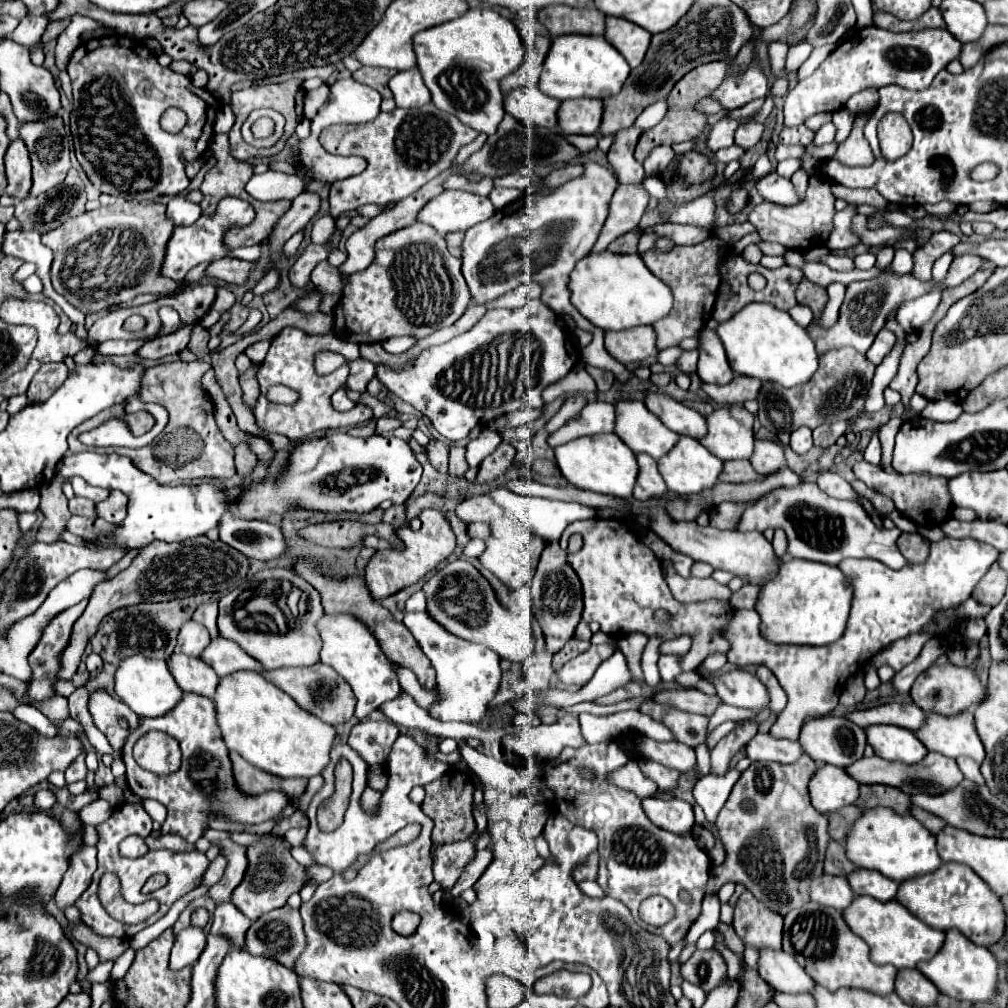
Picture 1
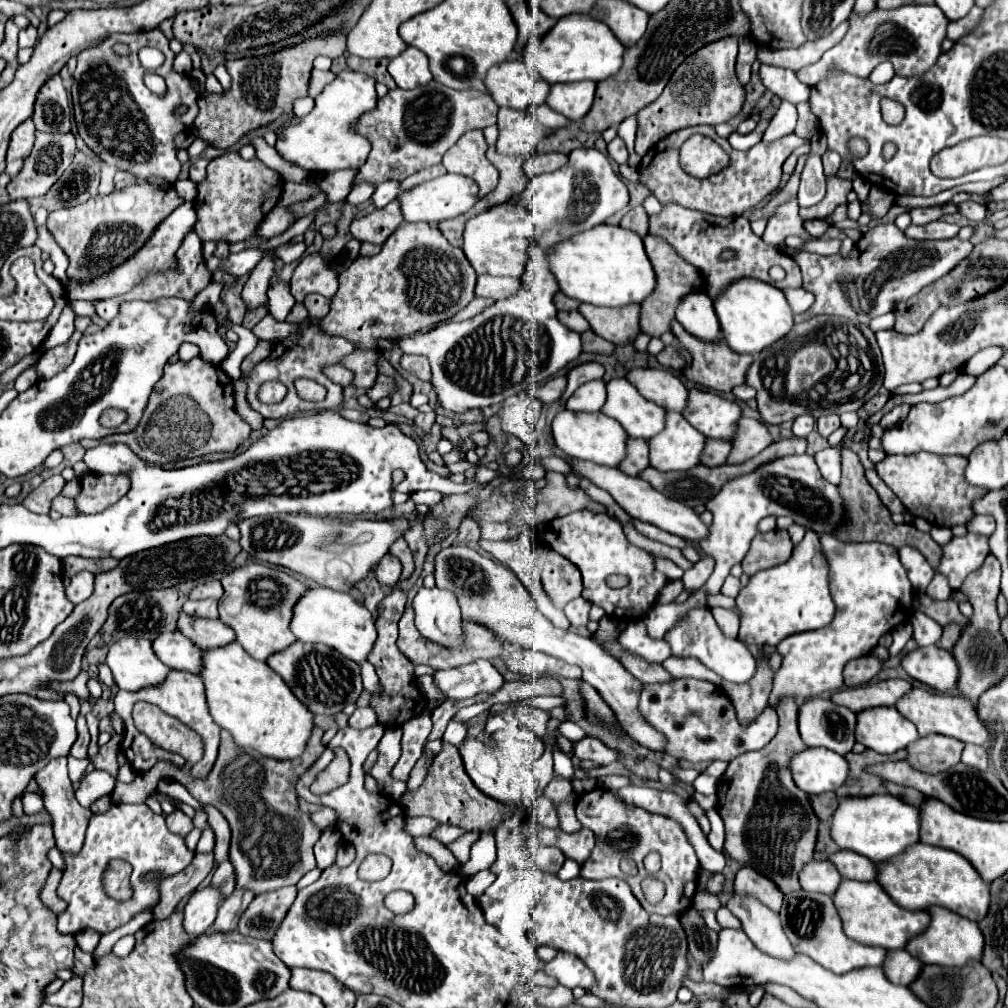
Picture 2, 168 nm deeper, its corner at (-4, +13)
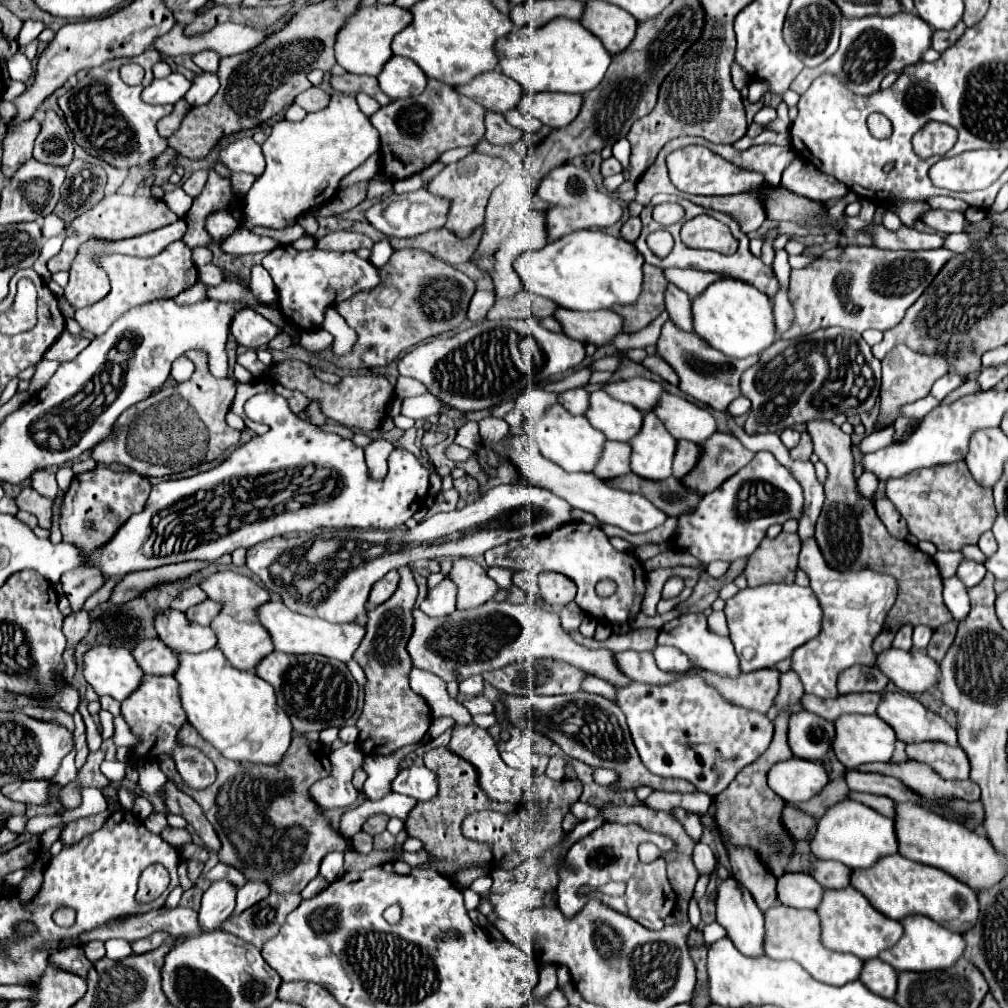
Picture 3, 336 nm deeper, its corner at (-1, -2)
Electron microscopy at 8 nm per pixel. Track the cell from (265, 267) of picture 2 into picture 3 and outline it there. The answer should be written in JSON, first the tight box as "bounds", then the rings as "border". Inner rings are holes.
{"bounds":[231,308,283,348],"border":[[[245,308],[245,312],[237,312],[231,324],[231,334],[235,342],[245,348],[267,346],[281,332],[283,330],[279,326],[273,326],[267,318],[259,316],[251,308]]]}

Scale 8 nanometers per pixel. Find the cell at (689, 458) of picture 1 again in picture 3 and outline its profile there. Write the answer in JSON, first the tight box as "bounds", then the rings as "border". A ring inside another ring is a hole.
{"bounds":[629,412,677,480],"border":[[[645,412],[641,430],[629,440],[631,472],[649,480],[665,480],[671,476],[677,440],[669,436],[661,420],[653,412]]]}

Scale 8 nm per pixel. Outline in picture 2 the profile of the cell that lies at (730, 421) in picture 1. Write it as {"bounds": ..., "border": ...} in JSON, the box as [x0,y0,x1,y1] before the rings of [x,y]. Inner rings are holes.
{"bounds":[682,389,742,441],"border":[[[690,389],[688,409],[684,409],[682,415],[706,437],[732,441],[738,431],[742,409],[736,401],[724,399],[716,393]]]}

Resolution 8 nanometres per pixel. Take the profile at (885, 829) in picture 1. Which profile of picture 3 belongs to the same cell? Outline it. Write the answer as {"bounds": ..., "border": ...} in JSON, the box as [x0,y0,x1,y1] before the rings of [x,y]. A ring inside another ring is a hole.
{"bounds":[811,800,897,868],"border":[[[841,800],[833,804],[819,820],[815,836],[811,840],[811,852],[819,860],[837,860],[847,868],[869,868],[881,856],[897,852],[897,836],[893,828],[893,820],[881,816],[873,808],[853,802]]]}

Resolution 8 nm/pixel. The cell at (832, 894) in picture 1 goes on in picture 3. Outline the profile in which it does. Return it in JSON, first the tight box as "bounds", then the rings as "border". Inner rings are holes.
{"bounds":[777,872,823,910],"border":[[[785,872],[777,880],[777,900],[791,908],[815,910],[821,902],[823,888],[807,872]]]}

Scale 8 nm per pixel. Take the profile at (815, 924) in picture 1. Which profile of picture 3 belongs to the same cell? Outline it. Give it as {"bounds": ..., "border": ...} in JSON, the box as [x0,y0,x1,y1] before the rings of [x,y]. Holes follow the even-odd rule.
{"bounds":[765,904,863,986],"border":[[[775,904],[765,912],[765,956],[773,960],[795,960],[799,962],[815,980],[843,986],[859,978],[863,962],[853,954],[841,954],[823,948],[819,940],[819,916],[815,910],[797,910],[783,904]]]}

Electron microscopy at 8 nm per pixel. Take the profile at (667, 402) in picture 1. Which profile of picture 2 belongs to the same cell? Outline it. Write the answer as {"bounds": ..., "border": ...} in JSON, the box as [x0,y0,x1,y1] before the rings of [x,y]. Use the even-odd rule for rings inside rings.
{"bounds":[626,369,688,413],"border":[[[634,369],[626,379],[640,391],[640,395],[666,411],[682,413],[688,405],[688,389],[666,369]]]}

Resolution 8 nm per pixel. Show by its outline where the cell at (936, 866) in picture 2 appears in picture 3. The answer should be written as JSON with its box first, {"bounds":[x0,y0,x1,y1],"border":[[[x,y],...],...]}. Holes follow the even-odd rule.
{"bounds":[849,854,979,934],"border":[[[901,854],[883,856],[871,868],[851,870],[849,882],[855,890],[859,890],[881,914],[901,920],[907,914],[925,914],[933,918],[937,924],[945,926],[951,932],[965,934],[977,922],[979,904],[977,892],[973,892],[967,884],[949,876],[947,872],[925,866],[919,862],[911,862]]]}

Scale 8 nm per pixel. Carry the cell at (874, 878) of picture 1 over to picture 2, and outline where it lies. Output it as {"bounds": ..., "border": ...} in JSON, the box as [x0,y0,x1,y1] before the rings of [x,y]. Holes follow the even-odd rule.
{"bounds":[830,851,878,881],"border":[[[840,851],[836,857],[830,857],[830,861],[836,865],[840,875],[844,879],[856,879],[856,881],[876,881],[878,879],[878,867],[868,857],[856,855],[854,851]]]}

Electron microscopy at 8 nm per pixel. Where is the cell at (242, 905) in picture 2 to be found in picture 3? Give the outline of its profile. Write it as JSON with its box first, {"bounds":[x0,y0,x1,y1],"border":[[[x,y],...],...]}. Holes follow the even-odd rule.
{"bounds":[235,880,271,914],"border":[[[249,880],[243,888],[239,888],[237,892],[237,908],[235,908],[235,914],[237,912],[243,912],[245,908],[257,904],[259,900],[263,900],[265,896],[269,896],[271,888],[265,884],[265,882],[259,882],[259,880]]]}

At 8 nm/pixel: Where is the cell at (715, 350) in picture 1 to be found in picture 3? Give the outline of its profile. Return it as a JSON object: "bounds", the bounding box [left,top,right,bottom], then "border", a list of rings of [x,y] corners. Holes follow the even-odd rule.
{"bounds":[665,284,693,332],"border":[[[667,284],[667,288],[665,288],[665,306],[667,306],[667,310],[669,310],[669,316],[671,316],[671,320],[679,326],[679,328],[683,328],[683,330],[687,330],[687,332],[691,332],[693,330],[693,324],[691,324],[691,312],[689,312],[689,308],[691,308],[691,298],[687,296],[687,292],[683,292],[683,290],[679,290],[675,284]]]}

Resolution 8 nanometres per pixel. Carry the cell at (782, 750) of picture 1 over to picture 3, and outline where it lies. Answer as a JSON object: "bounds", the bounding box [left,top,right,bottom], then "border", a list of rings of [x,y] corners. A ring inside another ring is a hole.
{"bounds":[615,674,773,796],"border":[[[683,674],[663,686],[629,682],[617,688],[615,702],[627,716],[643,764],[657,776],[685,778],[709,796],[723,792],[739,770],[769,748],[773,738],[773,722],[765,714],[725,702],[713,686],[695,674]]]}

